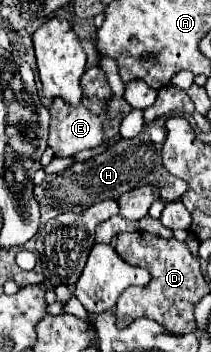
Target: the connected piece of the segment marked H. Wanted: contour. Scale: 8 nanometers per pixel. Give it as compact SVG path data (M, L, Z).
M165 119L145 125L143 131L133 139L119 139L107 151L87 159L85 163L75 163L61 173L47 175L45 181L33 189L35 201L41 209L40 228L63 211L83 211L95 205L97 199L117 199L121 193L141 185L157 187L163 201L179 199L185 191L185 183L177 177L171 177L161 165L161 139L165 139Z

